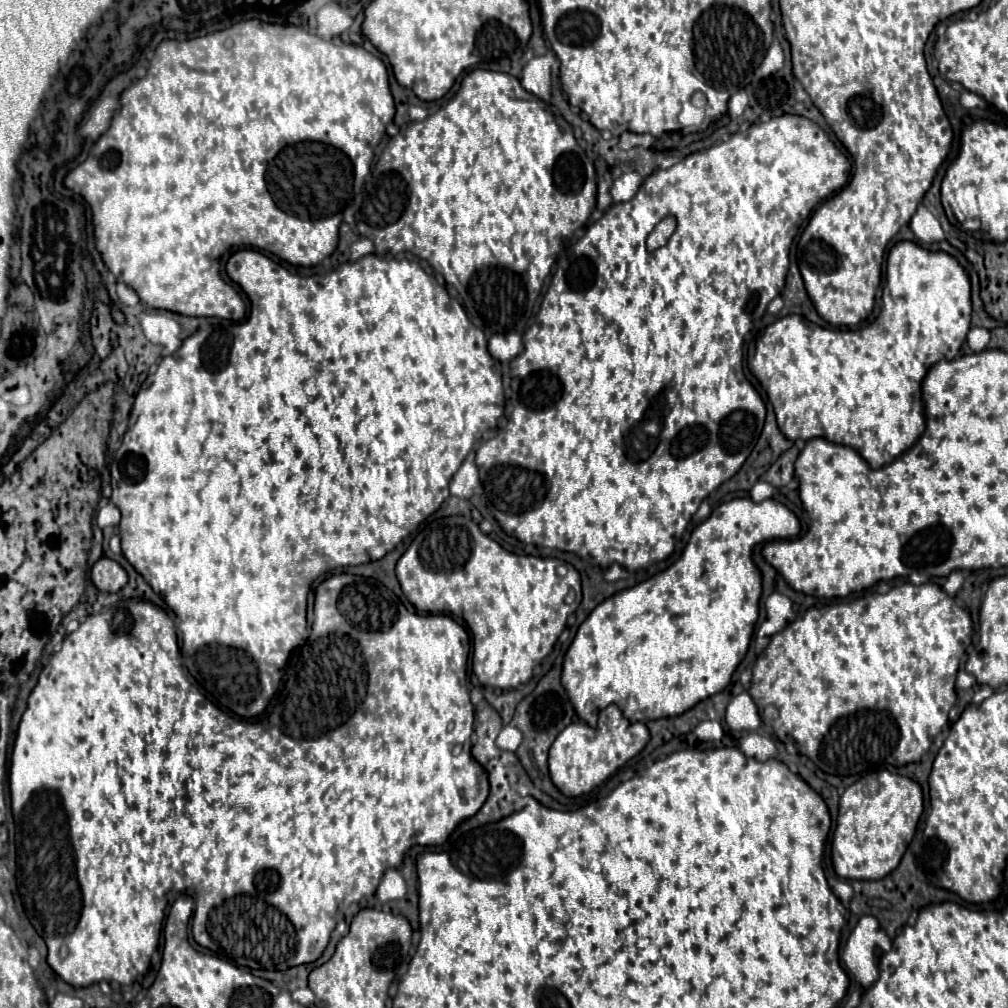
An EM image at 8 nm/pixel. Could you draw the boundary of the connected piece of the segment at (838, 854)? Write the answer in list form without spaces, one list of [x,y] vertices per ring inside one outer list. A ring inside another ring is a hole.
[[[880,770],[848,786],[840,798],[840,814],[832,836],[832,866],[840,878],[880,880],[890,874],[906,852],[922,814],[920,786],[900,774]]]

